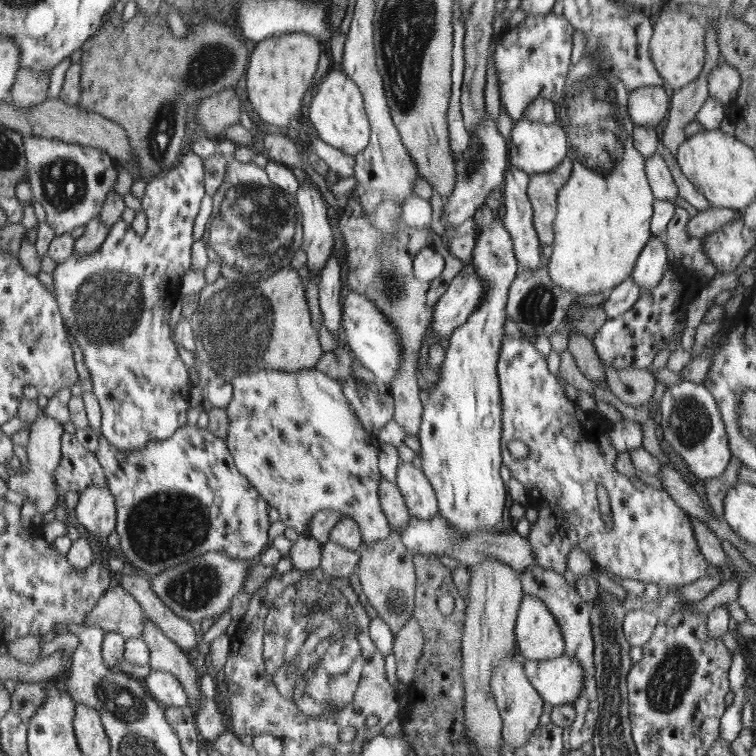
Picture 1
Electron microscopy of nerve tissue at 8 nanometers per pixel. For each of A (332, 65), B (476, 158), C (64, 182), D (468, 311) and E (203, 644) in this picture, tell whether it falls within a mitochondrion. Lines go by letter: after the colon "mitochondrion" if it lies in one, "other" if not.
A: other
B: mitochondrion
C: mitochondrion
D: other
E: other

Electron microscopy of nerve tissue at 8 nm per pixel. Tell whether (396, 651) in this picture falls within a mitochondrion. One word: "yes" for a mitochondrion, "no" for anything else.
no

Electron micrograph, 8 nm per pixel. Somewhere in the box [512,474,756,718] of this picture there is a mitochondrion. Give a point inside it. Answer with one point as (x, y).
(670, 680)

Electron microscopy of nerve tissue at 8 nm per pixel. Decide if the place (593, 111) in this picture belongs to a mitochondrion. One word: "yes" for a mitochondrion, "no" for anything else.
yes

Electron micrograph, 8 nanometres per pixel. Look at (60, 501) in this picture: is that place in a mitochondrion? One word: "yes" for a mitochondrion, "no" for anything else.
no

